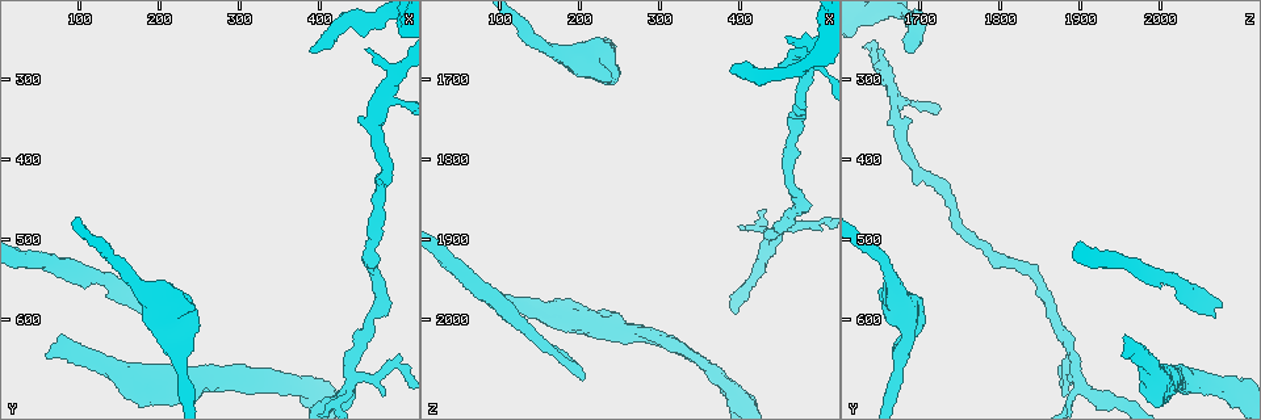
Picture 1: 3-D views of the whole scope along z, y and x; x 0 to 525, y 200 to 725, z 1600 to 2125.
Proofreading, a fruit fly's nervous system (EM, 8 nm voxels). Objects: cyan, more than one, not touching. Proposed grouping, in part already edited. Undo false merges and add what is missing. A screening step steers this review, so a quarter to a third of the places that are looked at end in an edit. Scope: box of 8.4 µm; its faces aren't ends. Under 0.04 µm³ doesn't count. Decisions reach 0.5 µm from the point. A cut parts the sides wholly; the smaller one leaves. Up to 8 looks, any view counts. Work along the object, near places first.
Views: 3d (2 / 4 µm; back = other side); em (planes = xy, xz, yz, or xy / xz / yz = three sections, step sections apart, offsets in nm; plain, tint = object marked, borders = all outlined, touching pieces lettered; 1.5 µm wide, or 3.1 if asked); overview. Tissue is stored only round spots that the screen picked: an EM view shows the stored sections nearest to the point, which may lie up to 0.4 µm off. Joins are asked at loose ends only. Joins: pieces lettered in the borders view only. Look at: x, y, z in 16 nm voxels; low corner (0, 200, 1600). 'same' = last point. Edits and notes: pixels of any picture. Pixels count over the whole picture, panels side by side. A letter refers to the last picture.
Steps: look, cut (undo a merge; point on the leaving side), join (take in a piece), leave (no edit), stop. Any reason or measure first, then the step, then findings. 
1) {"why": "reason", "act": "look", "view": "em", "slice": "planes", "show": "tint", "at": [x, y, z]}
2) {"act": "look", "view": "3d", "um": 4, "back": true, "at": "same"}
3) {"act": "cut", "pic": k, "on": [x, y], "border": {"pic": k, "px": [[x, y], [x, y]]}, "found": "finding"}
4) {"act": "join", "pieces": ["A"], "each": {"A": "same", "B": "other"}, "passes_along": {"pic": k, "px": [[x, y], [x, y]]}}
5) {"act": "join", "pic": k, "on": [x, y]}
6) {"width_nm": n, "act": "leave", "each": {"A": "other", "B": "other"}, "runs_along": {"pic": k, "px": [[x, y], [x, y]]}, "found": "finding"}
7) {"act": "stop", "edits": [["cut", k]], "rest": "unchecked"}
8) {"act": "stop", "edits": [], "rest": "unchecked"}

{"why": "sharp bend", "act": "look", "view": "em", "slice": "planes", "show": "borders", "at": [390, 690, 2085]}

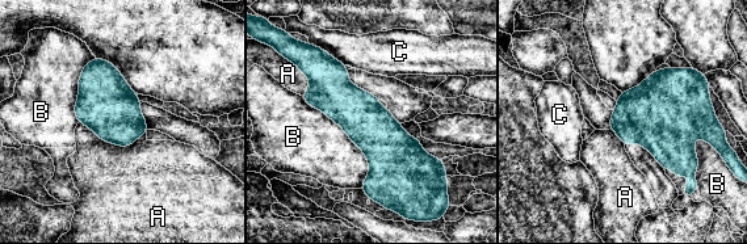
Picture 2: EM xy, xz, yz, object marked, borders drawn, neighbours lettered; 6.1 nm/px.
{"longest_contact_nm": ["B", 650], "act": "leave", "each": {"A": "other", "B": "other", "C": "other"}, "runs_along": {"pic": 2, "px": [[324, 57], [378, 135], [378, 197]]}, "found": "one cell here"}

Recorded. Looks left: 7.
{"why": "long arm stops here", "act": "look", "view": "em", "slice": "planes", "show": "borders", "at": [205, 585, 2075]}

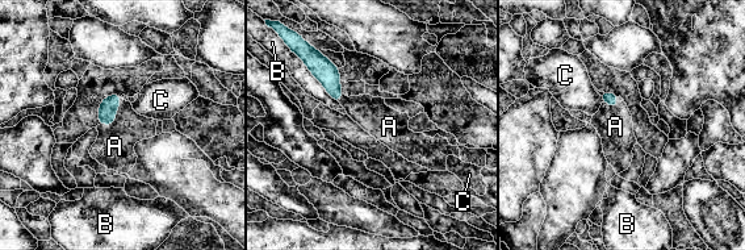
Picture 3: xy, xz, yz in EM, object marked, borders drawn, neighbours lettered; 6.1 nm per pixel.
{"act": "join", "pieces": ["A"], "each": {"A": "same", "B": "other", "C": "other"}, "passes_along": {"pic": 3, "px": [[108, 107], [114, 119], [114, 146]]}, "found": "the cell continues"}

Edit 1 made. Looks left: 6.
{"act": "look", "view": "overview"}

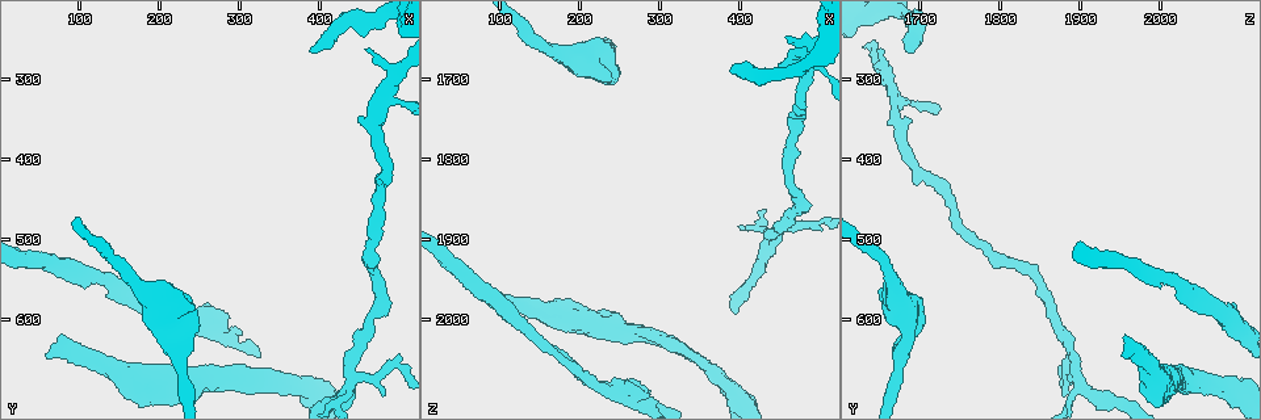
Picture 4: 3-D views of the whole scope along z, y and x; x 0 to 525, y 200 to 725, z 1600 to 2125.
{"act": "look", "view": "em", "slice": "yz", "step": 4, "show": "borders", "at": [55, 650, 1955]}

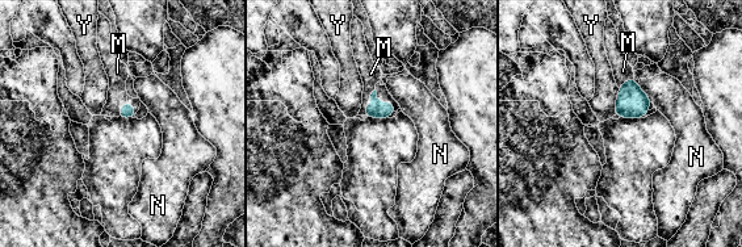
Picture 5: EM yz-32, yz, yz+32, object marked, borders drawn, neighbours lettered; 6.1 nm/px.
{"why": "another direction", "act": "look", "view": "em", "slice": "planes", "show": "borders", "at": "same"}

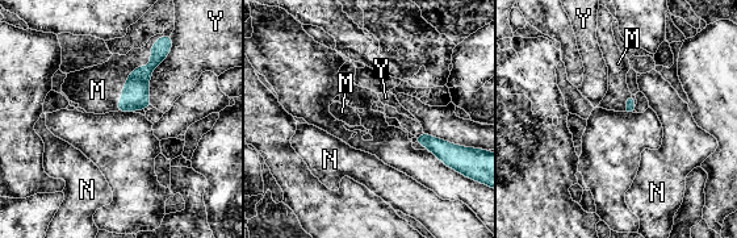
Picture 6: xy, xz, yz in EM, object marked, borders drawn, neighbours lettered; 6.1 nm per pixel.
{"act": "join", "pieces": ["M"], "each": {"M": "same", "N": "other", "Y": "other"}, "passes_along": {"pic": 6, "px": [[135, 96], [133, 71], [97, 90]]}, "found": "the cell continues"}

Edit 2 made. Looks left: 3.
{"act": "stop", "edits": [["join", 3], ["join", 6]], "rest": "unchecked"}

